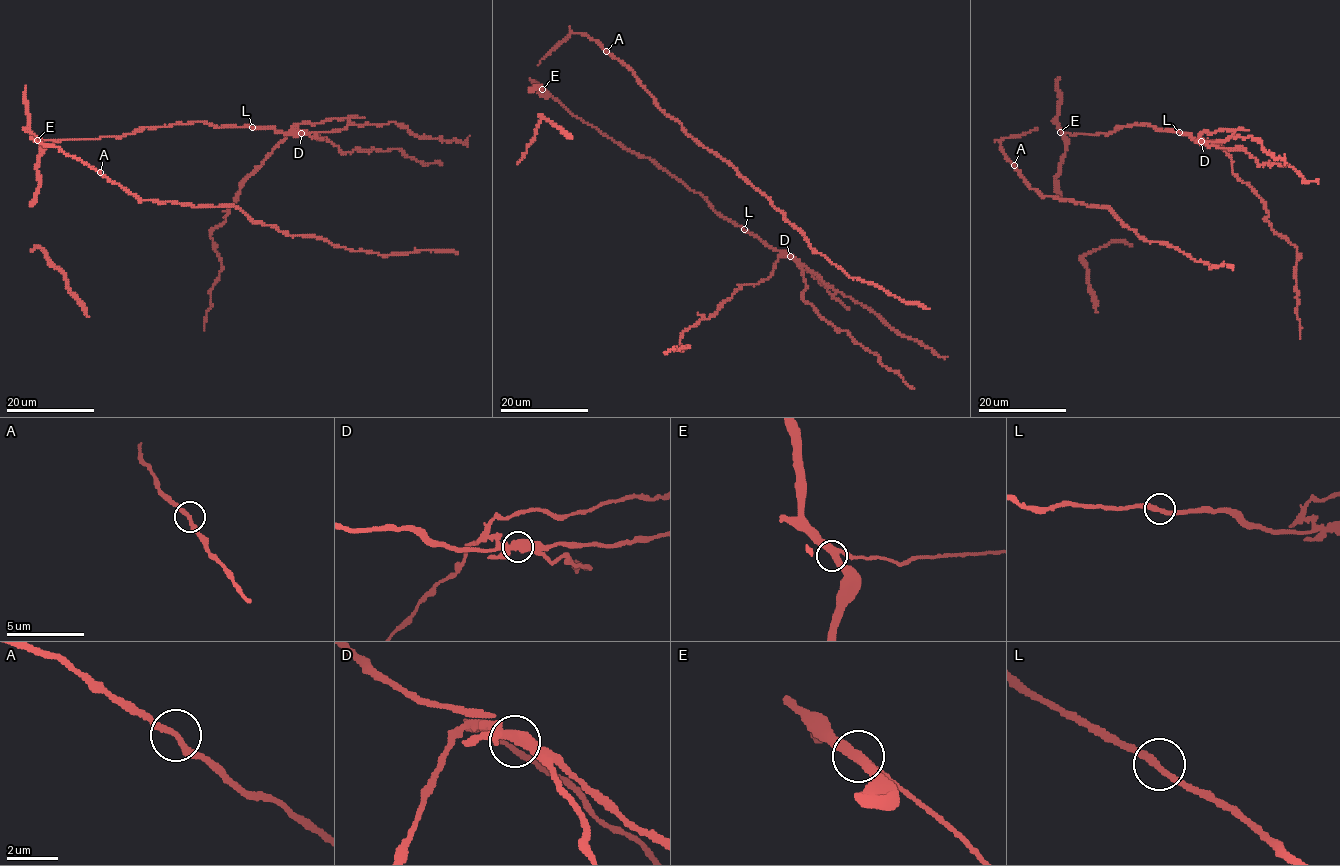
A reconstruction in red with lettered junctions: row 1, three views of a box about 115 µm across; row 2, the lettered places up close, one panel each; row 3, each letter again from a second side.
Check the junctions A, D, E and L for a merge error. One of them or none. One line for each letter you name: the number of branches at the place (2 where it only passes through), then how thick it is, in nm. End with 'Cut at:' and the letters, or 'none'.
D: 3 branches meet; 420 nm thick
Cut at: D

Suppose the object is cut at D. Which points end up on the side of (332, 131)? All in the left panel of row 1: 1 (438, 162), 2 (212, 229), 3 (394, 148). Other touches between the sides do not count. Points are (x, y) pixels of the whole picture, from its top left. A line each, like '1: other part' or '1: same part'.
1: other part
2: other part
3: other part

